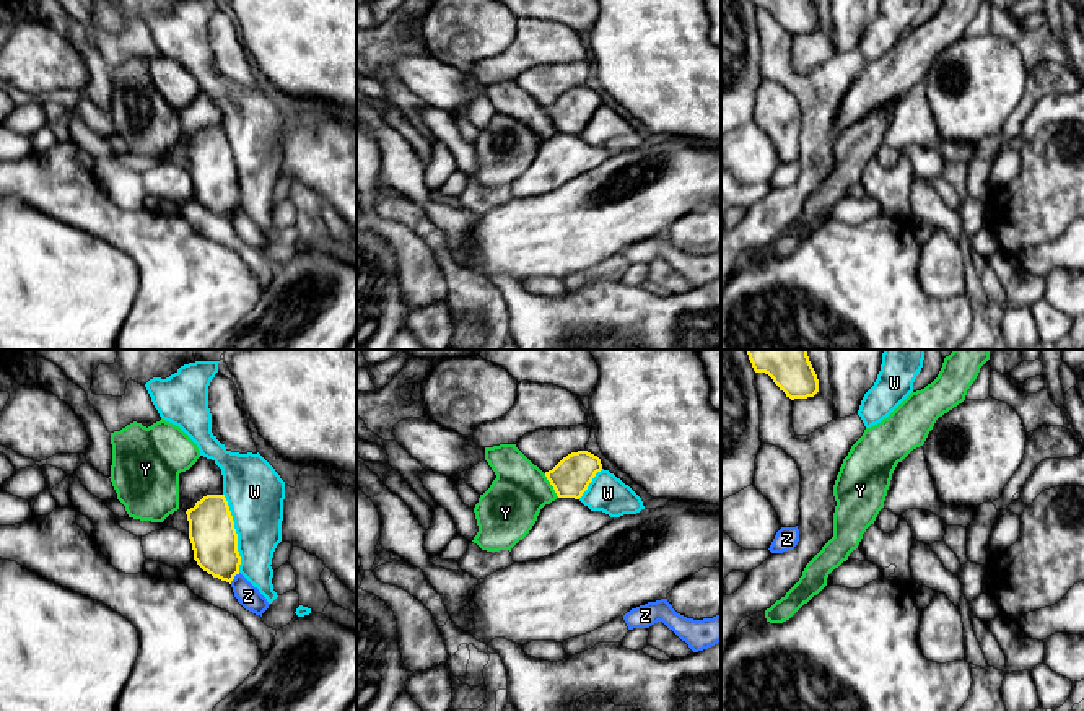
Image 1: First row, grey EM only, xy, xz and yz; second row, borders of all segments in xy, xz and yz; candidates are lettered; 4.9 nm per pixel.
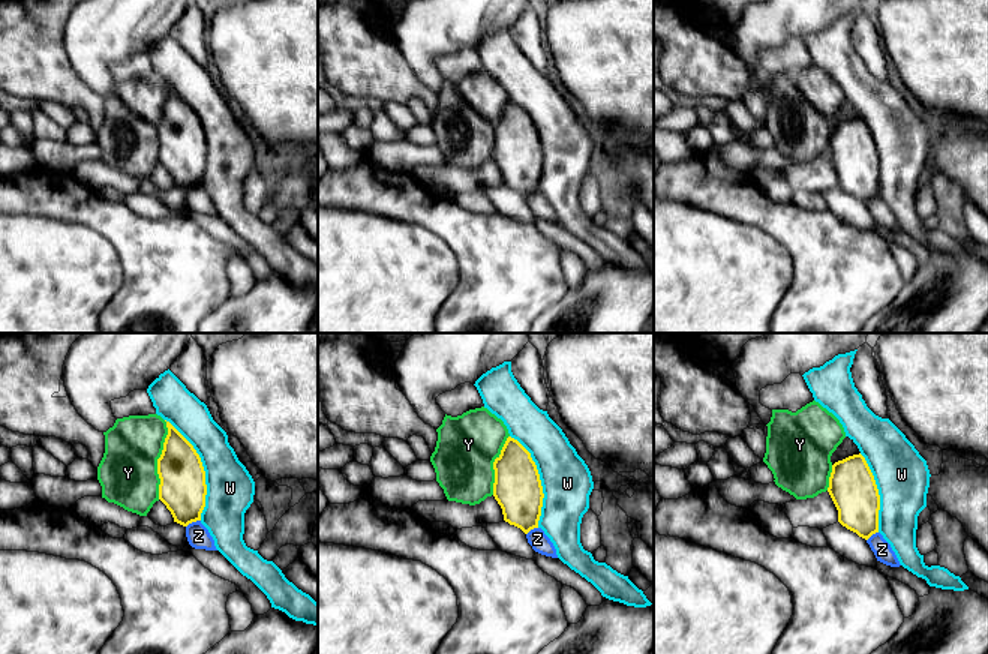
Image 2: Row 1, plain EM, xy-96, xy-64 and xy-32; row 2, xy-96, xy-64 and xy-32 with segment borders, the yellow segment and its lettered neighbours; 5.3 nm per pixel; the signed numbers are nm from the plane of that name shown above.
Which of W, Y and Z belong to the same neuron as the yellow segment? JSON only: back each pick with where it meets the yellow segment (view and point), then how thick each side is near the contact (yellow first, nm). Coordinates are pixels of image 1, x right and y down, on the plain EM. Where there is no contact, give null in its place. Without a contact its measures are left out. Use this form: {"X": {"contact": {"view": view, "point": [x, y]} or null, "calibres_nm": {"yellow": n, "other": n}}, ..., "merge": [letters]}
{"Y": {"contact": {"view": "xz", "point": [550, 119]}, "calibres_nm": {"yellow": 190, "other": 280}}, "merge": ["Y"]}

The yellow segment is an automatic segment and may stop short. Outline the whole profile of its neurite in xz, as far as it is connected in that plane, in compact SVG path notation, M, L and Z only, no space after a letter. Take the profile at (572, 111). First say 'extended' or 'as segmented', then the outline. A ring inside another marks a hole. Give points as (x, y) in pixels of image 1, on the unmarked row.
extended; M516 80L485 83L485 96L496 114L474 143L479 168L472 177L487 187L511 187L545 140L557 133L579 135L602 106L597 91L578 86L544 109Z

